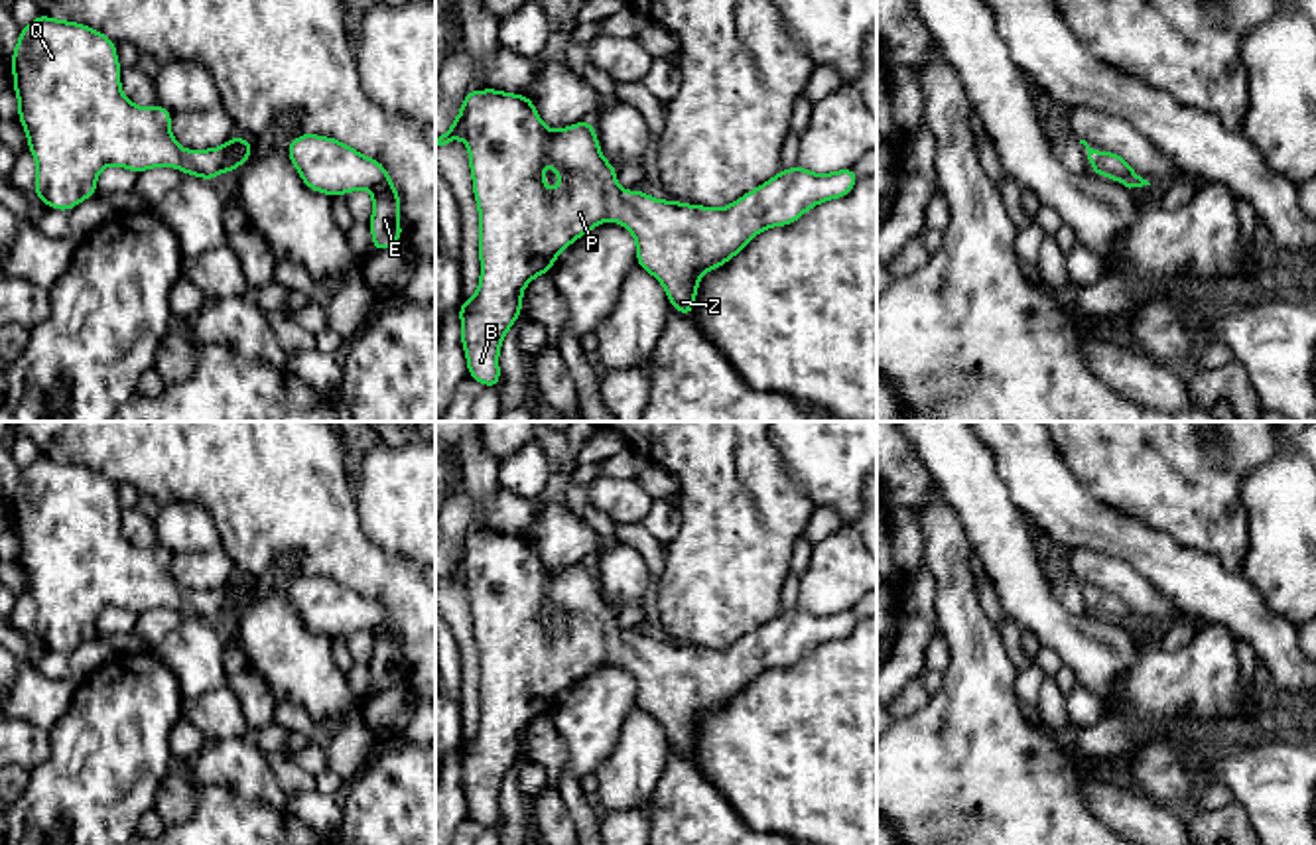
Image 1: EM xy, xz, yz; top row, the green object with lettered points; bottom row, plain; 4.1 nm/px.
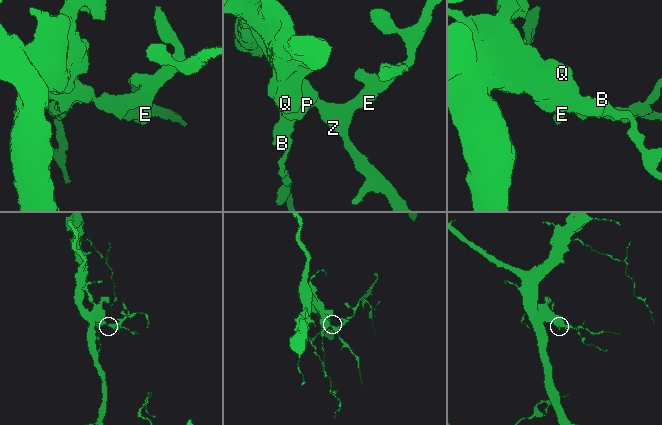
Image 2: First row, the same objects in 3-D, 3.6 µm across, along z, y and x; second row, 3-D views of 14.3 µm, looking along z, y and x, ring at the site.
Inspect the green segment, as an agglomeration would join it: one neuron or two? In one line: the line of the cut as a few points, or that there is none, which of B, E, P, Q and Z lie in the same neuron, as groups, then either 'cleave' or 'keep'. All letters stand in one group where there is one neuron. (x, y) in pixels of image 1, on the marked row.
cut none; groups B E P Q Z; keep

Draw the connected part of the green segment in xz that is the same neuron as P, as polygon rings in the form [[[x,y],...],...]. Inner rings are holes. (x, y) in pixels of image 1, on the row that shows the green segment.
[[[469,89],[451,128],[435,140],[445,146],[463,138],[469,148],[473,195],[479,207],[481,280],[473,299],[463,301],[461,345],[469,378],[498,388],[498,353],[504,335],[522,315],[522,292],[530,280],[548,274],[554,260],[577,238],[605,221],[621,223],[636,240],[636,264],[666,290],[676,311],[693,313],[699,278],[739,254],[764,228],[796,223],[808,209],[845,197],[859,175],[853,167],[833,173],[812,173],[800,163],[778,171],[766,183],[745,193],[725,209],[660,201],[640,189],[626,193],[617,185],[611,165],[595,136],[591,120],[561,130],[548,130],[530,97],[496,89]],[[546,163],[559,173],[559,189],[552,193],[542,177]]]

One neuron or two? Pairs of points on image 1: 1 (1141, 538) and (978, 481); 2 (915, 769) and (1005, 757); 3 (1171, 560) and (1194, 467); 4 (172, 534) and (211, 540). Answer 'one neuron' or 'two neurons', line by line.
1: two neurons
2: one neuron
3: two neurons
4: one neuron

